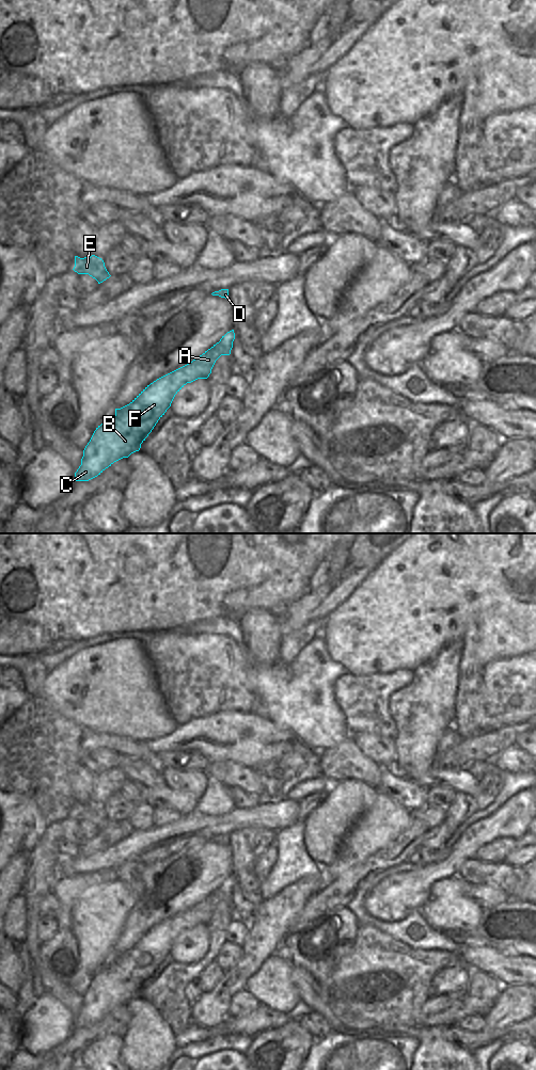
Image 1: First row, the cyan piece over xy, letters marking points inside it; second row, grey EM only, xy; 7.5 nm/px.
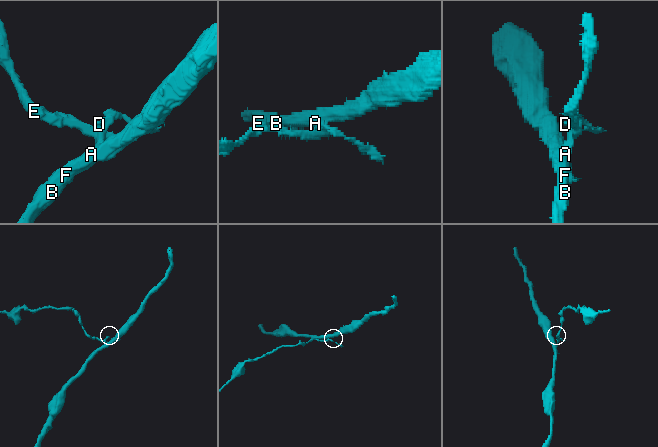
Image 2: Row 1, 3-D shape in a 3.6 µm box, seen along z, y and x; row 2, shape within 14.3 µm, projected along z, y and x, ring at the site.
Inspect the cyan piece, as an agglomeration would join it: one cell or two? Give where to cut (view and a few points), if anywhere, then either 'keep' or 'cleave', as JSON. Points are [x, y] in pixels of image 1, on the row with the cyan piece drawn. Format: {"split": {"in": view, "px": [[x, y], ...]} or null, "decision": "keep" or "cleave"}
{"split": {"in": "xy", "px": [[233, 332], [226, 334]]}, "decision": "cleave"}

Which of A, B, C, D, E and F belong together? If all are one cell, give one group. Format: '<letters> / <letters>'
A B C F / D E

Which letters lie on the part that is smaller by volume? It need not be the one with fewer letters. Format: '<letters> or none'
D, E

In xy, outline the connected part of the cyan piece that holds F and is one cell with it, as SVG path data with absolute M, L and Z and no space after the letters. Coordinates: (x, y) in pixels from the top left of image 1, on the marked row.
M235 333L222 336L219 342L205 351L189 364L157 379L147 385L129 404L115 409L115 416L108 422L101 424L94 431L90 442L83 450L81 465L75 473L75 481L89 481L100 475L114 462L128 458L139 451L141 444L152 432L158 420L164 415L175 395L187 384L198 379L207 379L216 361L221 355L230 355L233 348Z

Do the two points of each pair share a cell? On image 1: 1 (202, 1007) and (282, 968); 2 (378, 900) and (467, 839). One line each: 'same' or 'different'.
1: different
2: same

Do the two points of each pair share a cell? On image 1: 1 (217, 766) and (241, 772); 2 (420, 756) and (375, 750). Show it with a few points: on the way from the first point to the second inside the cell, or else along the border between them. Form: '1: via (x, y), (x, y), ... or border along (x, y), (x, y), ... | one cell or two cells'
1: via (223, 771), (235, 772) | one cell
2: border along (395, 737), (396, 756), (393, 765) | two cells

